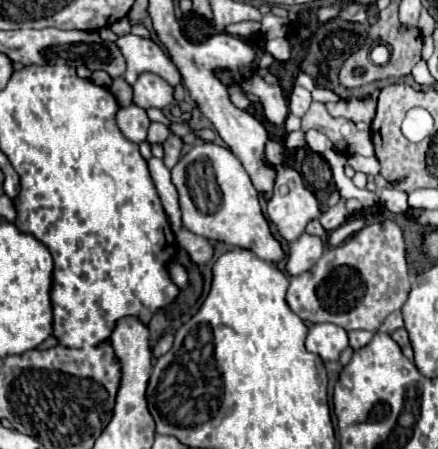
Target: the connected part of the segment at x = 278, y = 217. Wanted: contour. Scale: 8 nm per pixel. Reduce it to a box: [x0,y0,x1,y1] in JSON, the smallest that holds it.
[268,165,320,243]

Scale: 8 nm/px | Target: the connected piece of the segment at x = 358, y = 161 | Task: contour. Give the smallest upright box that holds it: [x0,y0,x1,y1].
[348,155,380,175]

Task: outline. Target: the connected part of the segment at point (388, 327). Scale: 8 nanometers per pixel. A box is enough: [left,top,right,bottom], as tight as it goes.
[380,311,404,333]

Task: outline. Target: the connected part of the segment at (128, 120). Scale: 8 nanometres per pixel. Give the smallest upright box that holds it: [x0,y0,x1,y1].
[116,103,150,143]

